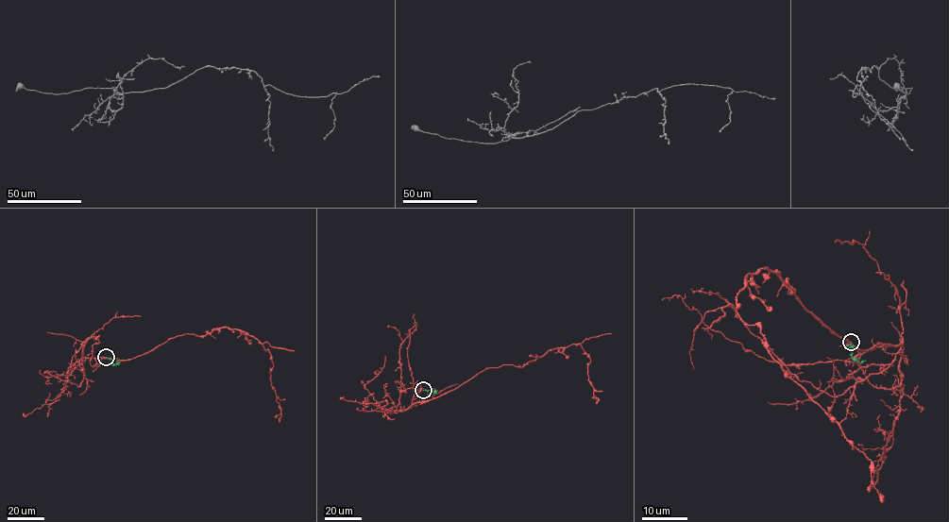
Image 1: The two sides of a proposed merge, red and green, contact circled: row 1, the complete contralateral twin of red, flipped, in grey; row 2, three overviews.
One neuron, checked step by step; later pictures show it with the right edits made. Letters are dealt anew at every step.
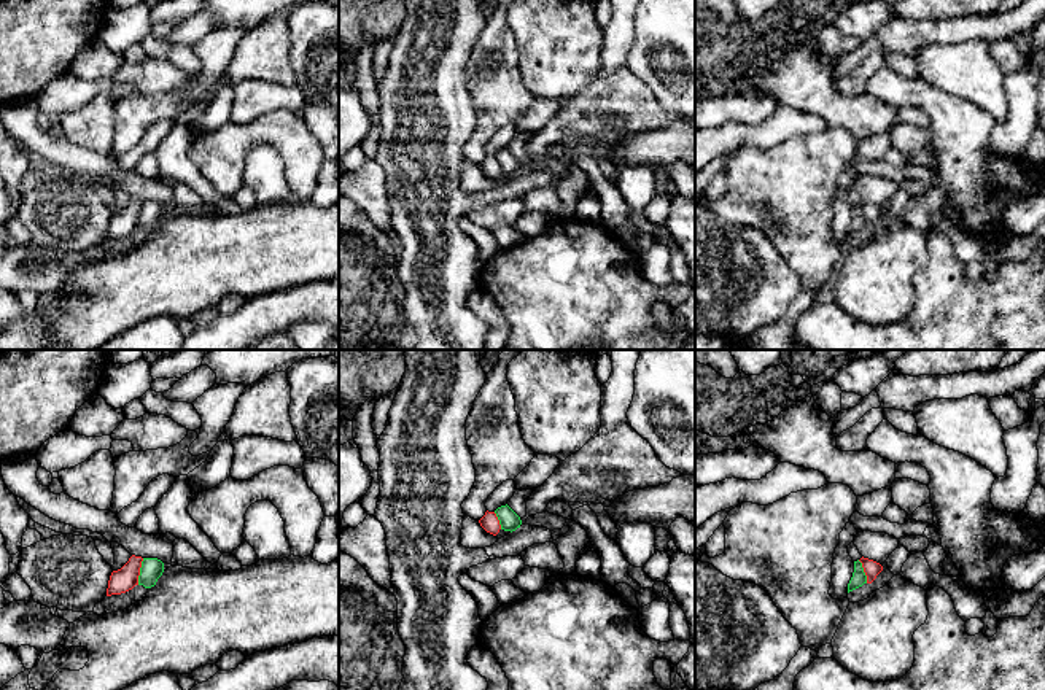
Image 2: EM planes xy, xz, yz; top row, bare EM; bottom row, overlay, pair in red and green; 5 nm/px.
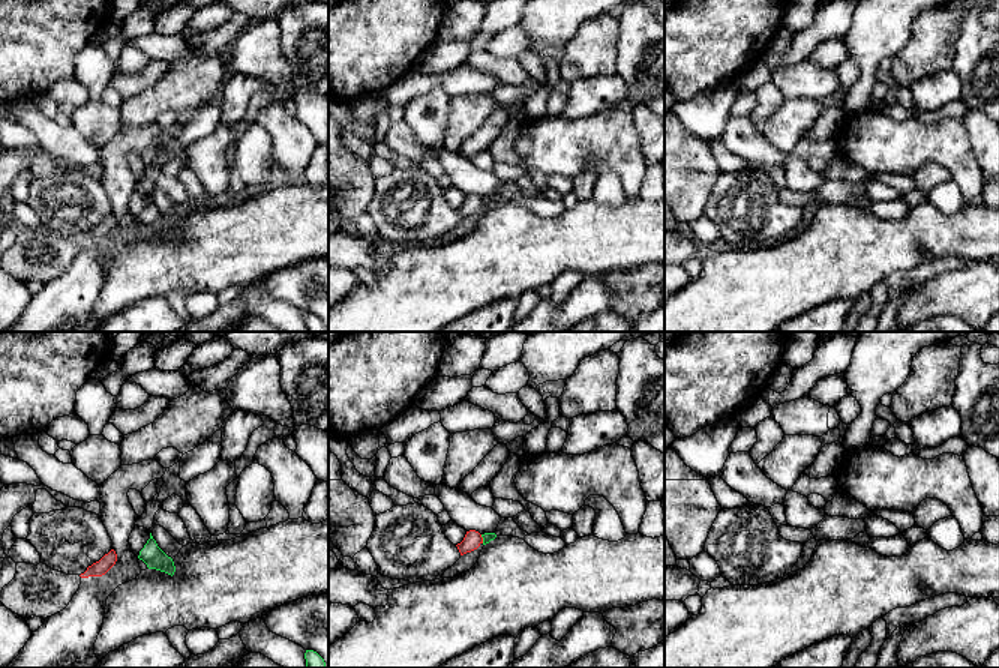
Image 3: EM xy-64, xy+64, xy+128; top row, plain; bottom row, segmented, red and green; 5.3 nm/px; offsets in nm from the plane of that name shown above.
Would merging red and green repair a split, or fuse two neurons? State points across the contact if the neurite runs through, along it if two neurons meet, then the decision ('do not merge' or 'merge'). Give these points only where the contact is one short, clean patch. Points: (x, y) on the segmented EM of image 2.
along xy (143, 558), (137, 584) | do not merge

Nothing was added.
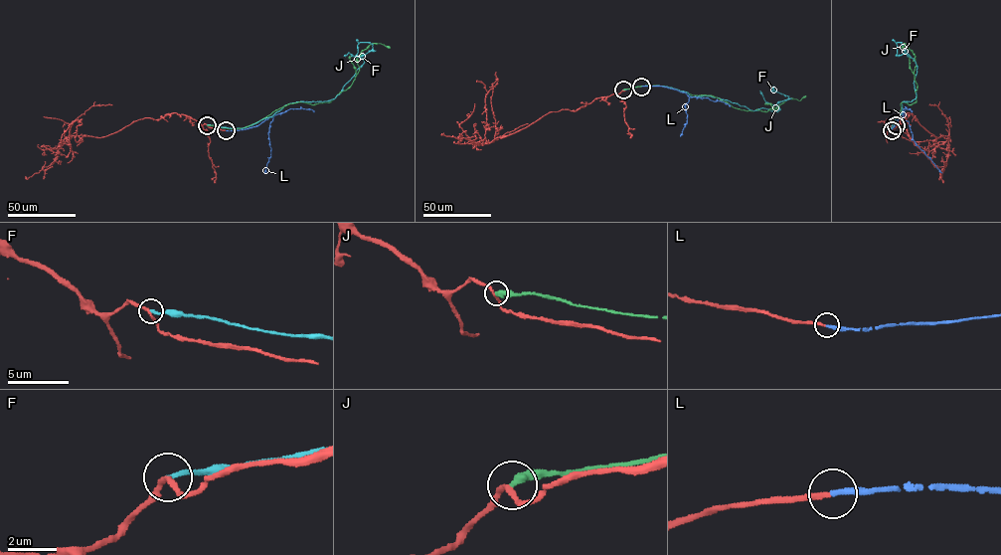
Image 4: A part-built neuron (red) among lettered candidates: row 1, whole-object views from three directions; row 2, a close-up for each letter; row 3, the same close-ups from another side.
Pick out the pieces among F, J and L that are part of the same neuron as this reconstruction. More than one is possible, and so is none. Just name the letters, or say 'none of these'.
L

